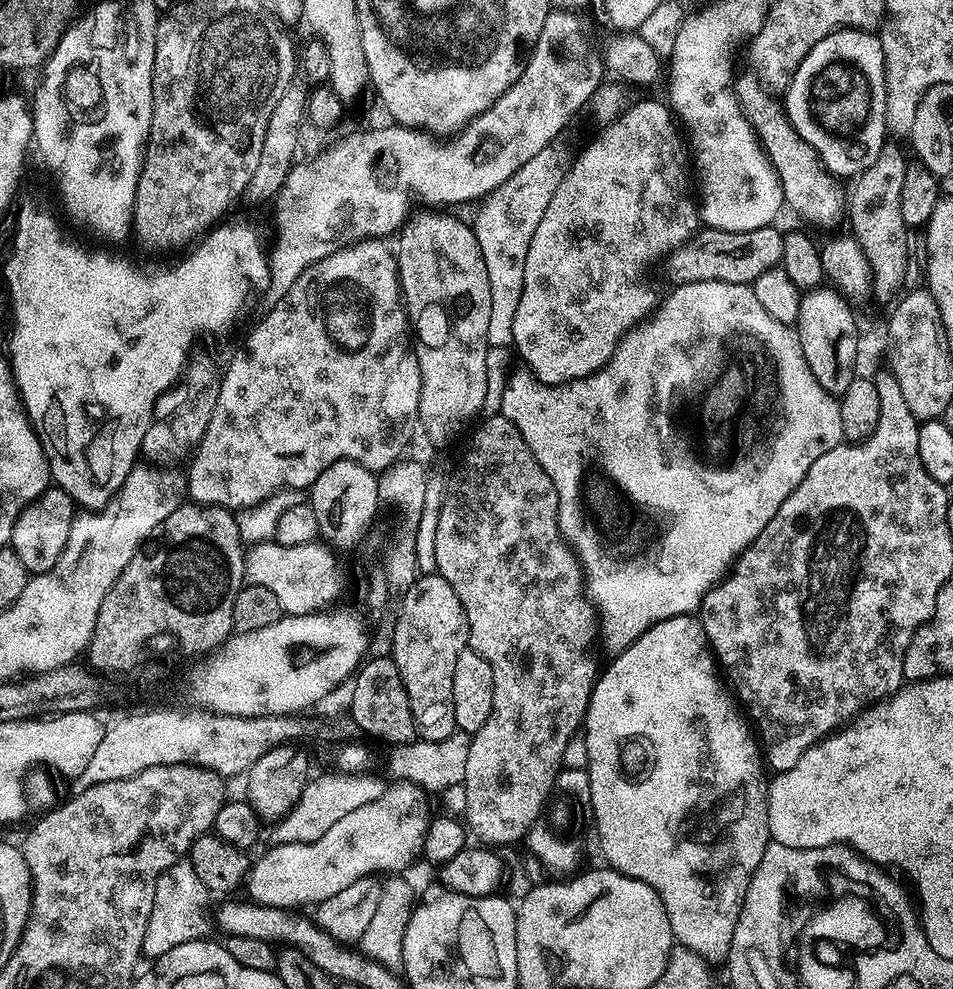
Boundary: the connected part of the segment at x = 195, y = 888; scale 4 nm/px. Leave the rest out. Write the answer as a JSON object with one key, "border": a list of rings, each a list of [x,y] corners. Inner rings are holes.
{"border":[[[182,859],[174,866],[166,869],[155,882],[154,907],[150,912],[150,922],[146,926],[143,938],[142,954],[155,960],[168,953],[175,946],[184,945],[192,940],[201,940],[211,935],[210,899],[212,899],[205,883],[198,878],[194,866],[189,859]]]}

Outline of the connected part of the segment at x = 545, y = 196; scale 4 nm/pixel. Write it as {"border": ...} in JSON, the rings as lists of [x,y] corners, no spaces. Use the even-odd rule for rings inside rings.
{"border":[[[547,151],[539,152],[525,166],[520,167],[503,183],[481,199],[476,220],[472,225],[475,237],[482,249],[487,264],[487,277],[490,278],[490,321],[487,331],[489,347],[505,348],[513,345],[514,316],[517,313],[518,300],[521,298],[521,284],[524,281],[523,255],[528,245],[529,231],[522,230],[533,225],[533,217],[525,216],[526,211],[539,215],[543,205],[548,204],[557,189],[558,172],[548,168]]]}

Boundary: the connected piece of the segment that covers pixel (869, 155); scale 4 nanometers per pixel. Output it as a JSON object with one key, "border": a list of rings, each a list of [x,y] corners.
{"border":[[[837,28],[798,66],[787,92],[783,93],[784,111],[788,113],[794,130],[820,156],[824,167],[837,178],[859,175],[872,165],[874,158],[882,150],[888,131],[888,91],[884,77],[884,51],[879,35],[875,31],[862,28]]]}

